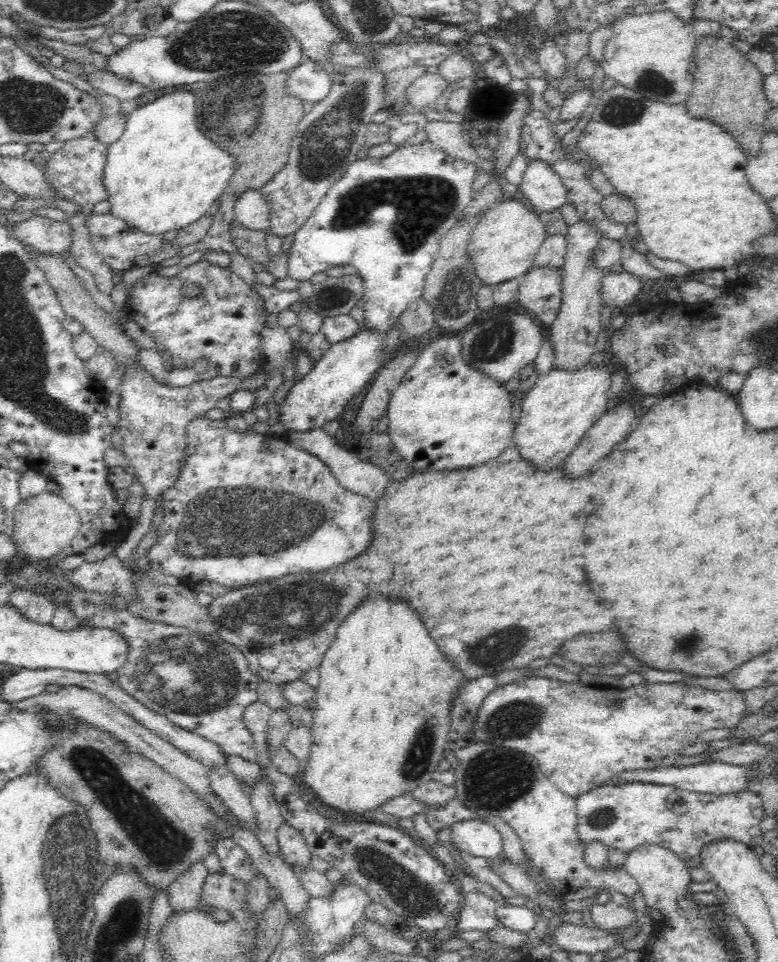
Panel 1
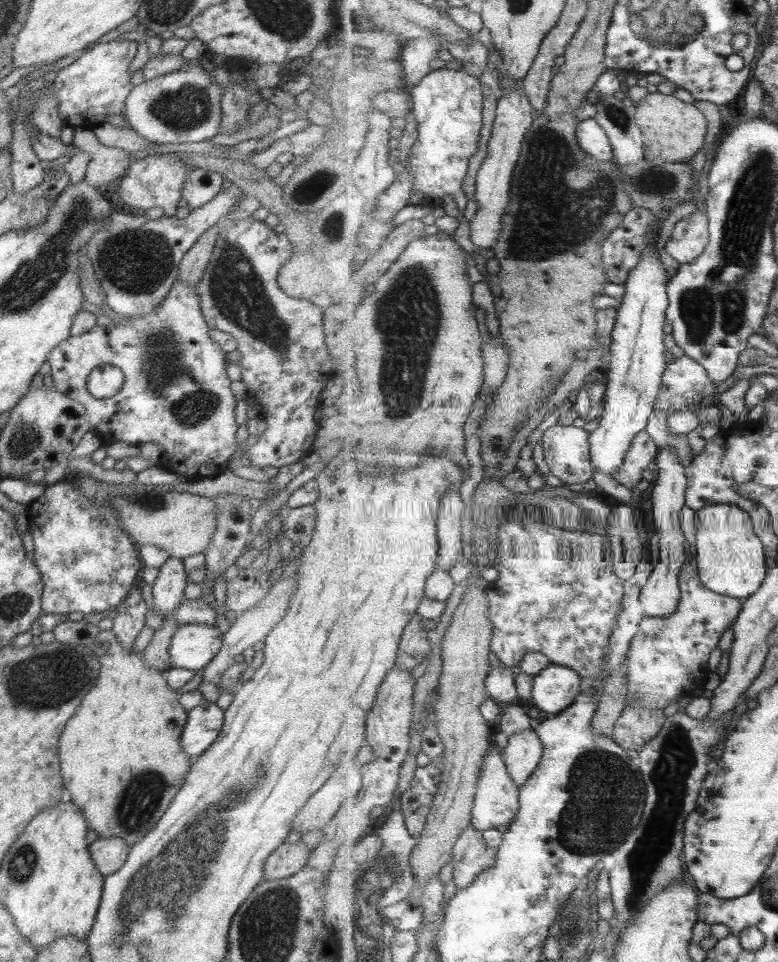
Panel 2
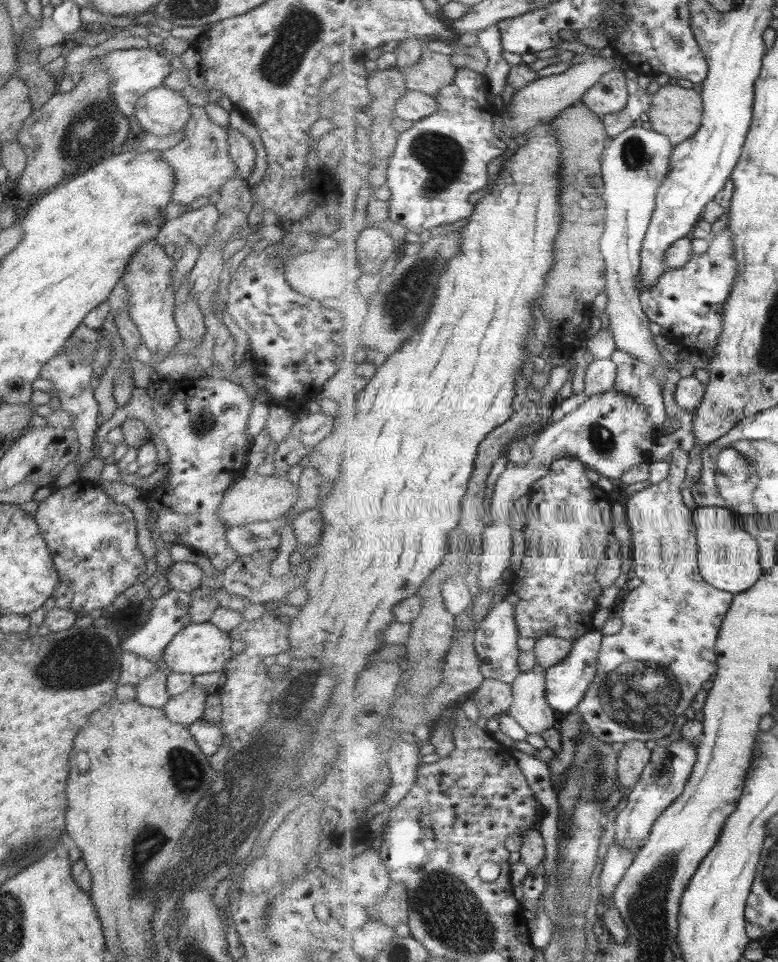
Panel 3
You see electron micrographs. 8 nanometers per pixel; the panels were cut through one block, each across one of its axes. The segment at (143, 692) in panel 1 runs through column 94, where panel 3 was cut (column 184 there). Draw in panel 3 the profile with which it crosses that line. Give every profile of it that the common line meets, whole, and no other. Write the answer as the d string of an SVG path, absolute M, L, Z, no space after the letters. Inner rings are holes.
M173 589L154 599L148 620L140 630L132 632L125 640L120 642L120 650L122 652L131 652L137 657L153 660L154 662L161 659L163 650L173 639L173 636L178 634L187 624L190 624L188 612L191 599L190 593Z

